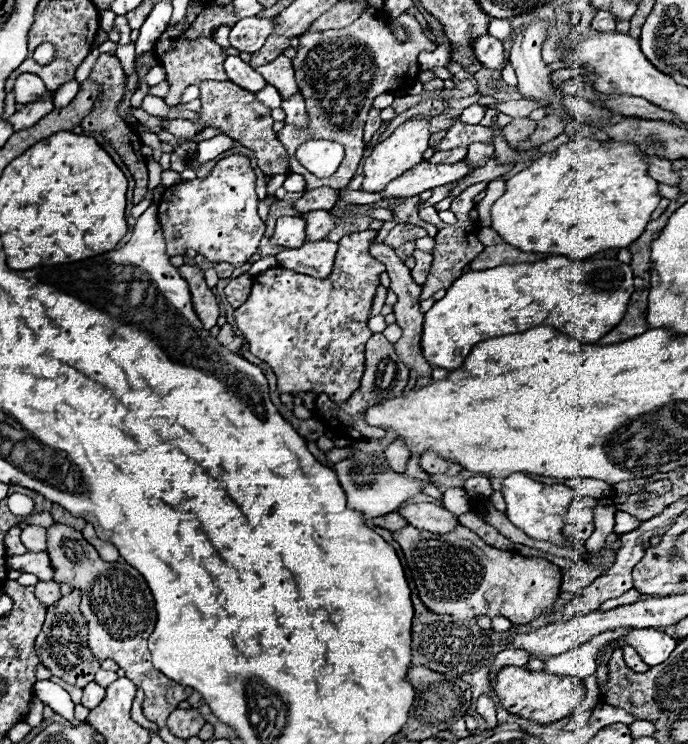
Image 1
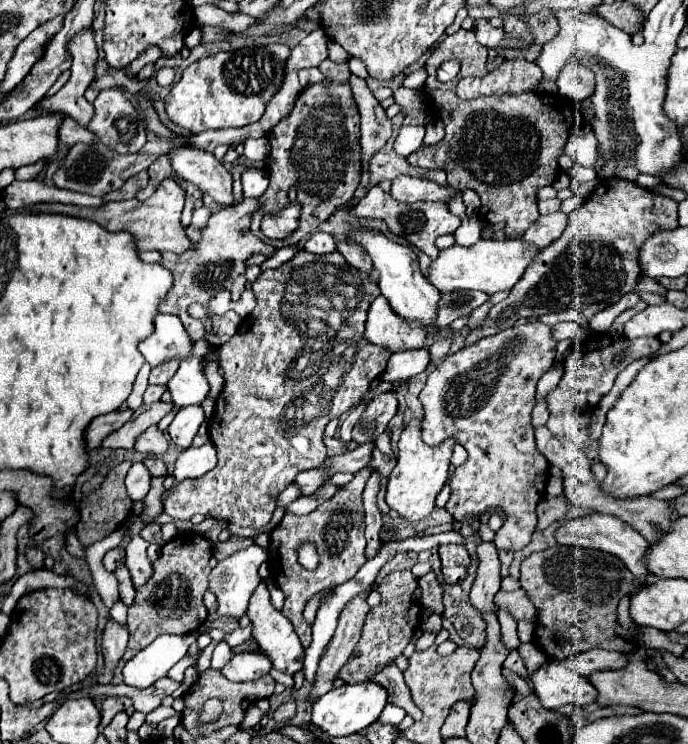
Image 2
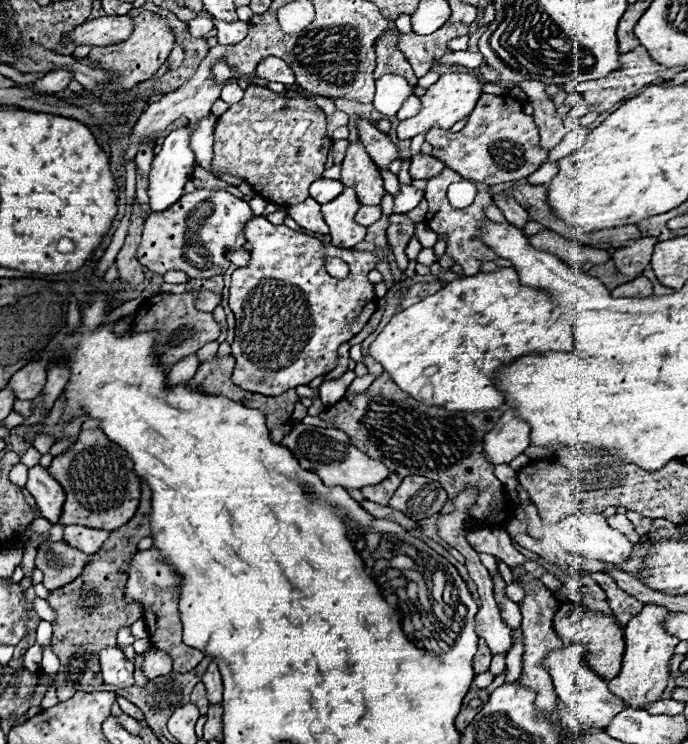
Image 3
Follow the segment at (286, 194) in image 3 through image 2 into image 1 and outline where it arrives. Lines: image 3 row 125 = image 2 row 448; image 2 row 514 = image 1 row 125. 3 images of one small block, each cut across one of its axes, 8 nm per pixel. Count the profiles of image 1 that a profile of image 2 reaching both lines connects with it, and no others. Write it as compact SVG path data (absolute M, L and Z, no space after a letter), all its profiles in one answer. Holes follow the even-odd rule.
M205 80L199 85L202 110L200 114L200 124L204 128L216 126L220 128L226 136L232 136L236 142L242 146L250 148L254 154L258 154L258 168L268 174L286 174L288 172L288 154L286 148L276 140L276 134L272 132L272 118L270 118L270 108L266 108L256 96L246 96L250 92L242 90L230 81ZM169 119L169 124L166 128L170 134L174 134L178 140L192 140L194 134L196 134L196 126L192 122L188 122L185 119Z

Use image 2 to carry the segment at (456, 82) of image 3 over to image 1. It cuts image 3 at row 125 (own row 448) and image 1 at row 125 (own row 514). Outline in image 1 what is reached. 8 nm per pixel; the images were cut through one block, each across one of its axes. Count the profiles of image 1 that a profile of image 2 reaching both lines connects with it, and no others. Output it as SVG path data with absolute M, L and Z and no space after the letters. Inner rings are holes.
M406 120L404 124L400 124L392 136L388 136L384 142L380 142L372 154L366 158L364 162L364 184L362 190L364 192L382 192L386 188L388 182L392 182L394 178L402 176L404 172L408 172L410 168L414 168L416 164L420 164L422 154L428 150L428 122L426 120Z

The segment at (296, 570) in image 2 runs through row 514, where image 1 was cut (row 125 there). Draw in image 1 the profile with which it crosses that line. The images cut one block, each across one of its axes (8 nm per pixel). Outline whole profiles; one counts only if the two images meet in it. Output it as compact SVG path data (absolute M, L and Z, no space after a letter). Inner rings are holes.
M364 10L362 16L354 24L342 30L310 32L310 34L300 36L300 46L296 48L296 58L292 60L292 64L296 70L298 88L306 100L306 114L310 122L308 122L308 128L286 124L276 136L288 152L288 170L292 174L302 174L308 190L320 188L320 186L342 190L348 186L350 178L356 174L358 162L362 160L362 152L366 146L362 140L362 128L364 128L364 122L368 118L374 98L384 92L394 92L398 88L404 90L412 86L420 70L418 60L416 60L418 54L422 50L432 52L436 48L436 44L424 36L422 26L412 14L400 16L398 24L406 28L406 32L410 34L410 40L406 42L396 40L394 34L390 32L388 18L380 22L376 16L370 16L368 10ZM314 138L328 138L332 142L344 144L346 148L346 156L336 173L324 180L300 168L300 164L296 164L296 158L294 158L298 144L302 144L304 140L314 140Z

